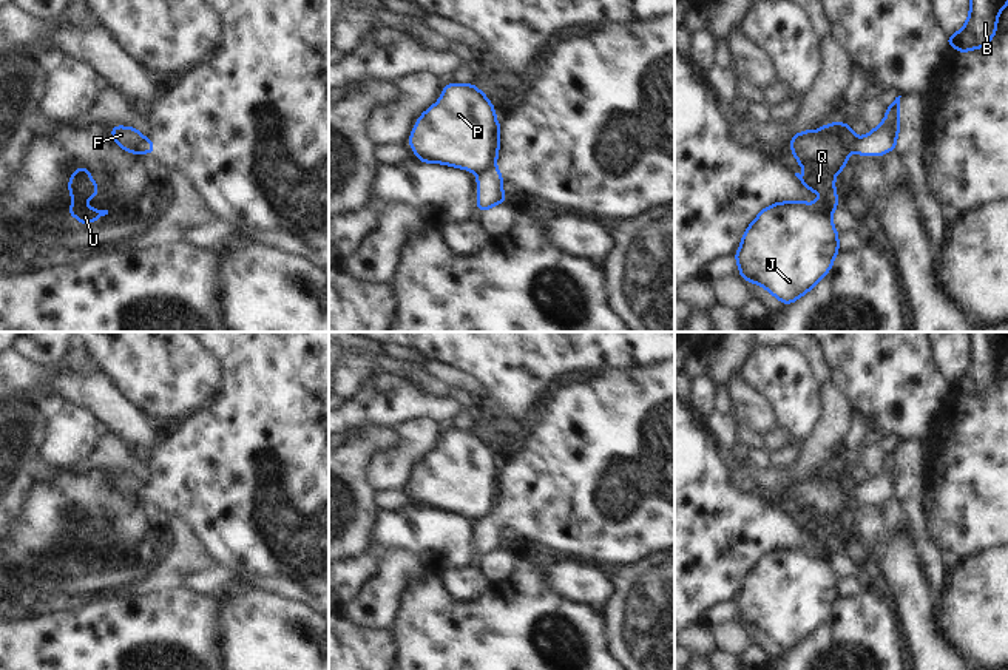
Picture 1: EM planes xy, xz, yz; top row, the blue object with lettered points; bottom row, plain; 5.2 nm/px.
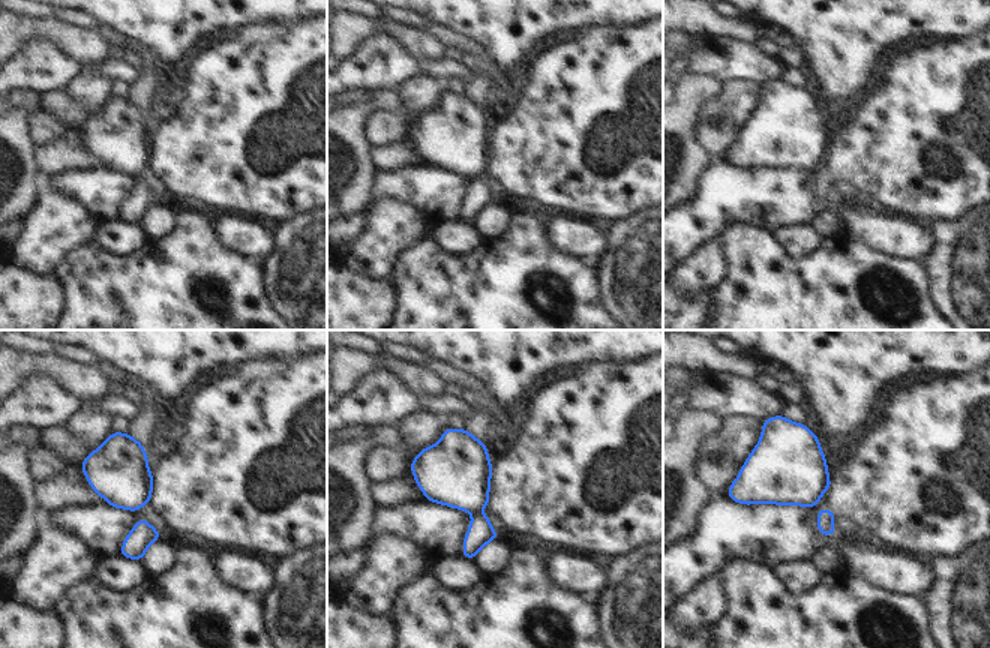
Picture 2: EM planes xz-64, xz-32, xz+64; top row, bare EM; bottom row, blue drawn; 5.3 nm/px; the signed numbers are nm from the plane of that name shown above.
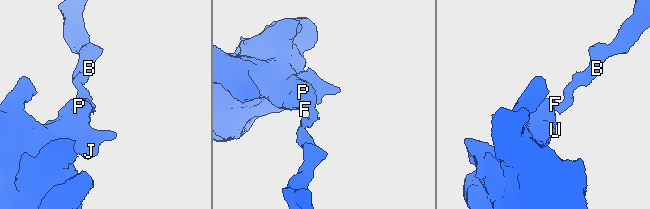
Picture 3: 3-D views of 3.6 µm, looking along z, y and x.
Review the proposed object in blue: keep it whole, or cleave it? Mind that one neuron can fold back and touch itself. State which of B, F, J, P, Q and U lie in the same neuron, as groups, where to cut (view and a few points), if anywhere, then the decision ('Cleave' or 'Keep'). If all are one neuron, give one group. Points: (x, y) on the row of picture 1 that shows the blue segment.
Groups: B / F J P Q U. Split along xz (494, 165), (477, 175). Cleave

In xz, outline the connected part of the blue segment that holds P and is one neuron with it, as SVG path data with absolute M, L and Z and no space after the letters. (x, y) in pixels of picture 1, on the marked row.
M451 82L443 86L438 102L417 119L408 142L421 162L446 164L482 174L496 167L500 147L500 124L496 119L491 100L474 83L460 85Z

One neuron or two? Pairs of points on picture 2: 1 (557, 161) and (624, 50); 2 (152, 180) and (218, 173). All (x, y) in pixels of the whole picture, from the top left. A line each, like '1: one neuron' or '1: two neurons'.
1: one neuron
2: two neurons

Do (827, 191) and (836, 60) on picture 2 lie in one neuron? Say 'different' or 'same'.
different

